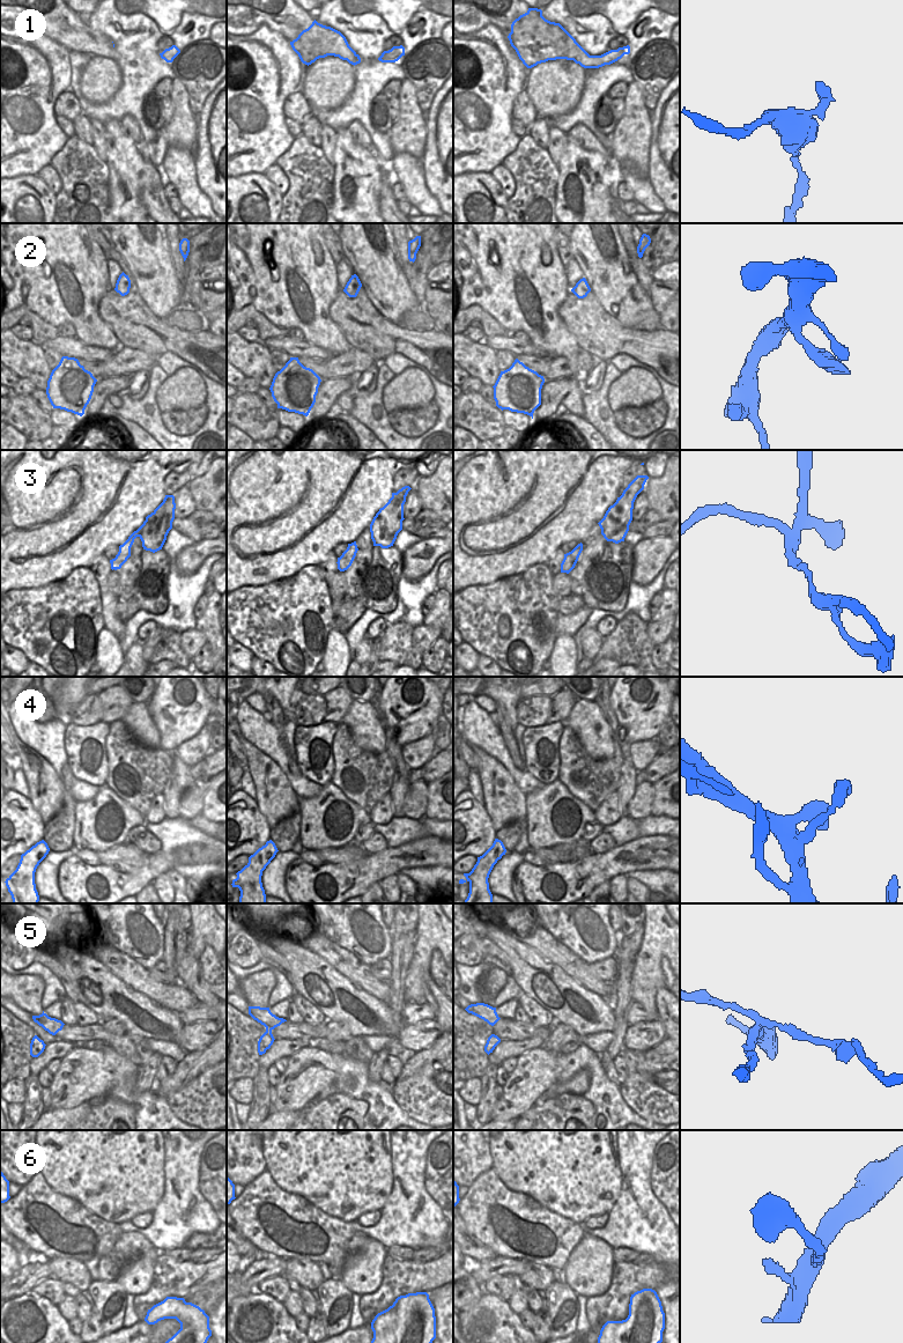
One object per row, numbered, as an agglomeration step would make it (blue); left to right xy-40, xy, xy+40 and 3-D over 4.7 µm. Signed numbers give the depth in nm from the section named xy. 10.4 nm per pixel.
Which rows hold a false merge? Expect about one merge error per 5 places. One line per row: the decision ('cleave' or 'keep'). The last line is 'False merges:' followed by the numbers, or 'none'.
1: cleave
2: keep
3: cleave
4: keep
5: cleave
6: keep
False merges: 1, 3, 5

